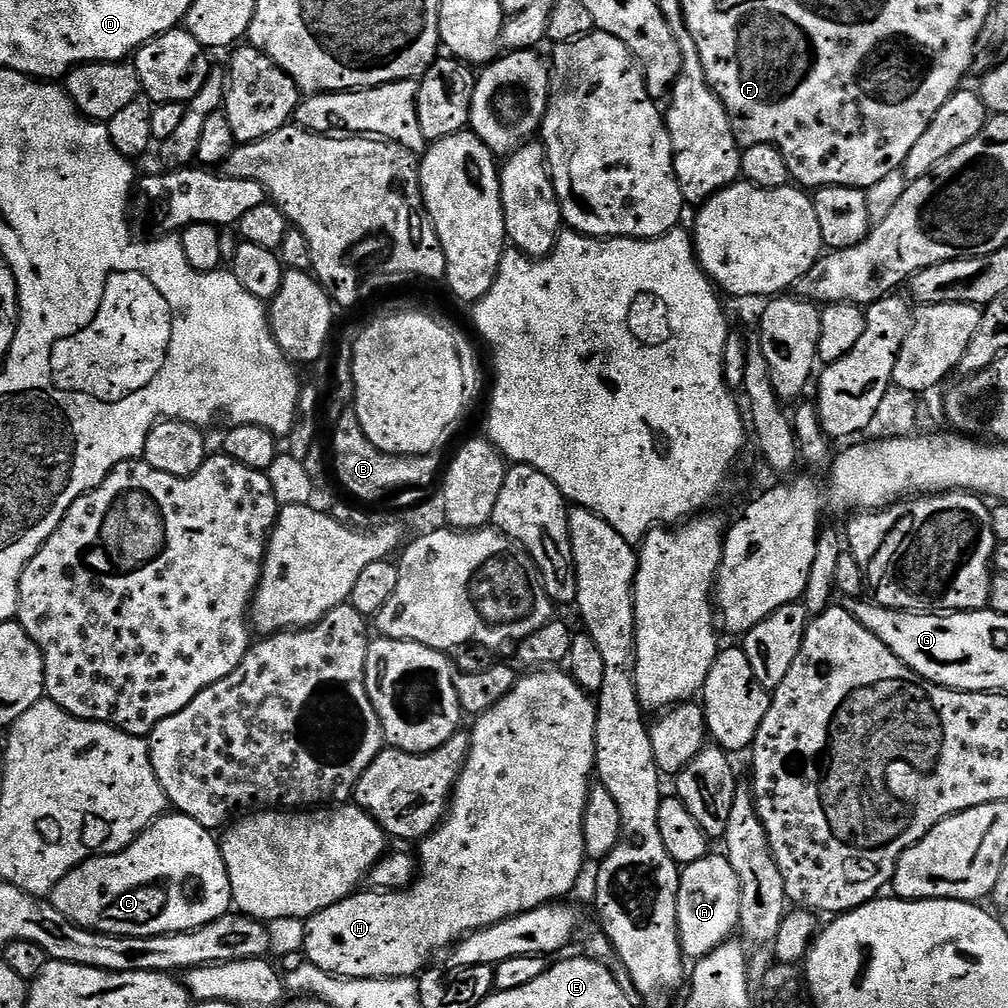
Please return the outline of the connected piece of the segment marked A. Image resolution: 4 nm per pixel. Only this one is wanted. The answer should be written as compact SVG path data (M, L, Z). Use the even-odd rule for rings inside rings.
M709 854L698 862L683 865L678 886L678 930L680 931L680 945L685 957L689 961L701 960L708 956L718 946L733 939L734 933L740 926L740 883L738 874L734 874L734 866L730 866L727 855Z

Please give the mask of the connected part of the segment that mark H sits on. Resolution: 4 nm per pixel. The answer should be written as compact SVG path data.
M537 670L521 675L517 679L514 690L498 702L498 706L490 706L481 716L475 717L473 728L470 728L472 745L468 751L468 761L458 778L456 788L448 811L440 825L429 836L419 841L418 875L412 885L401 892L374 892L357 890L342 902L334 906L326 906L326 910L315 912L307 917L305 923L305 940L303 953L307 961L331 976L352 979L402 979L419 977L429 967L435 952L451 949L460 943L465 936L483 928L494 926L519 912L529 912L540 908L543 904L559 901L580 880L580 871L586 865L584 855L584 815L588 805L588 793L594 784L596 770L596 701L571 674L564 670Z

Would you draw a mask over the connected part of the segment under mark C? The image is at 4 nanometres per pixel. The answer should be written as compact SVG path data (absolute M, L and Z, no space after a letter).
M165 814L160 819L155 820L126 850L122 850L113 856L93 856L78 865L74 870L70 870L66 874L66 878L62 878L62 882L58 886L54 886L50 903L66 919L74 921L78 927L88 928L92 932L108 932L111 936L157 936L158 934L170 934L171 932L193 932L195 928L201 928L218 918L229 915L230 909L233 907L232 887L226 870L226 862L220 853L217 837L212 836L215 835L198 822L194 822L194 818L179 814Z

